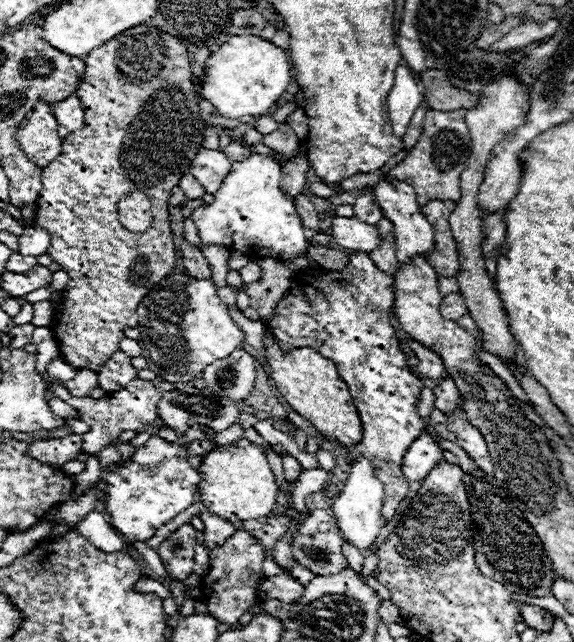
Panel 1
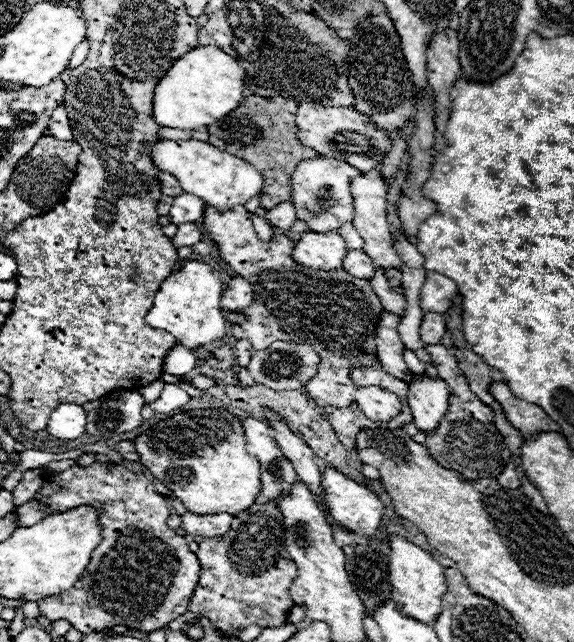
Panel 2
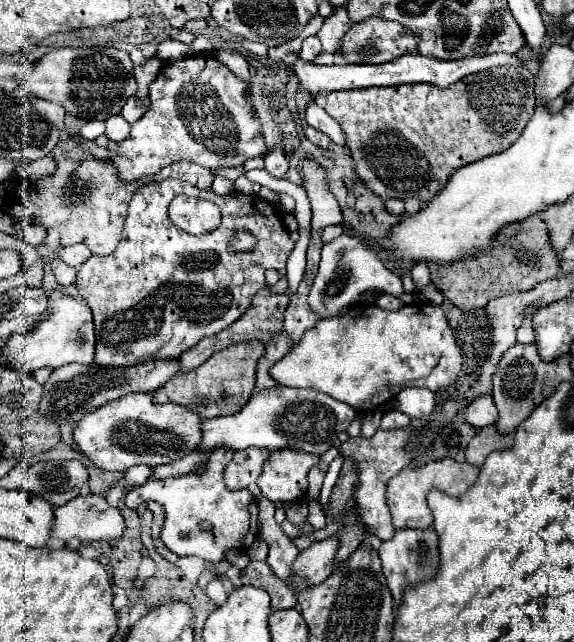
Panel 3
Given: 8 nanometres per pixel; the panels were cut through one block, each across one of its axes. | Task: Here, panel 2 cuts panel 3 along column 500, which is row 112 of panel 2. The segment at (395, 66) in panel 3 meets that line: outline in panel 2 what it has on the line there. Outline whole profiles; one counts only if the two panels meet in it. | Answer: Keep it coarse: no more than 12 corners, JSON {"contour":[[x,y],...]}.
{"contour":[[58,106],[50,118],[50,136],[74,140],[64,106]]}

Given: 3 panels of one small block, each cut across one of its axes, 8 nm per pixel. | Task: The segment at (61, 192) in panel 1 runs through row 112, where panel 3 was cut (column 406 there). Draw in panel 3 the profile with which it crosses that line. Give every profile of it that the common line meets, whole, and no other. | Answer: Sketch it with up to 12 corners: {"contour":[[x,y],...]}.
{"contour":[[524,66],[330,92],[362,182],[430,202],[530,122]]}

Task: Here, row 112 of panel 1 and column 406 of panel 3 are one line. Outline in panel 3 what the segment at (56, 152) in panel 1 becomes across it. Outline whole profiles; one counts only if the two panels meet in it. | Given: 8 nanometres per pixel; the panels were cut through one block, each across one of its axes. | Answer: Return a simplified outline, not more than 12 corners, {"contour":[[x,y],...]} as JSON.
{"contour":[[368,18],[342,38],[350,64],[382,64],[416,52],[420,34]]}

